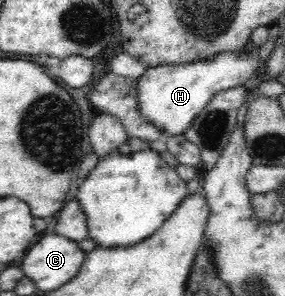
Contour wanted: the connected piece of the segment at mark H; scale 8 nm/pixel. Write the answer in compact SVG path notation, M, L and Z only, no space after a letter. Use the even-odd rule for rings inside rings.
M248 44L242 50L220 51L211 58L196 59L191 63L162 63L148 68L137 79L136 93L140 114L168 136L184 132L193 116L196 116L215 94L244 86L256 76L262 66L259 50L260 47Z

